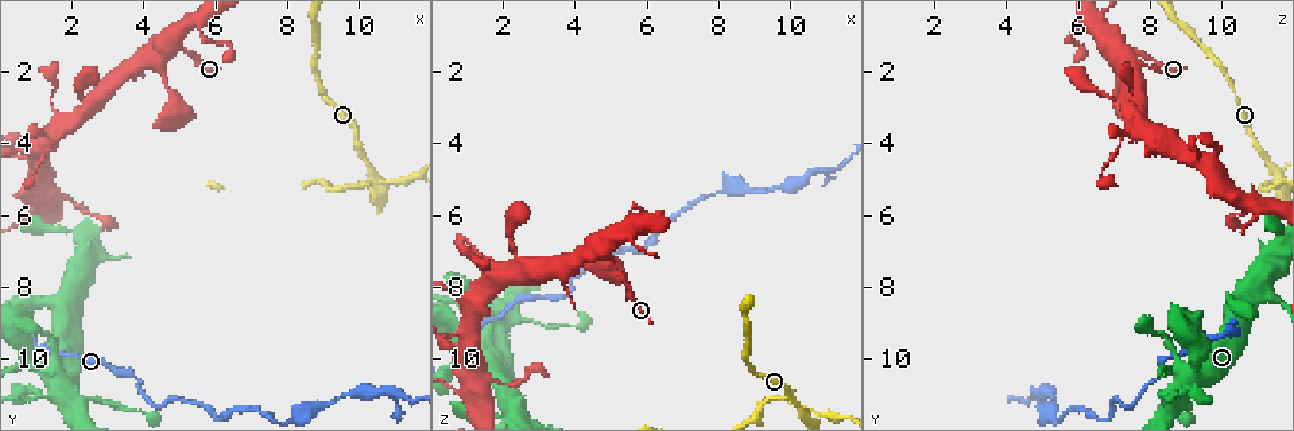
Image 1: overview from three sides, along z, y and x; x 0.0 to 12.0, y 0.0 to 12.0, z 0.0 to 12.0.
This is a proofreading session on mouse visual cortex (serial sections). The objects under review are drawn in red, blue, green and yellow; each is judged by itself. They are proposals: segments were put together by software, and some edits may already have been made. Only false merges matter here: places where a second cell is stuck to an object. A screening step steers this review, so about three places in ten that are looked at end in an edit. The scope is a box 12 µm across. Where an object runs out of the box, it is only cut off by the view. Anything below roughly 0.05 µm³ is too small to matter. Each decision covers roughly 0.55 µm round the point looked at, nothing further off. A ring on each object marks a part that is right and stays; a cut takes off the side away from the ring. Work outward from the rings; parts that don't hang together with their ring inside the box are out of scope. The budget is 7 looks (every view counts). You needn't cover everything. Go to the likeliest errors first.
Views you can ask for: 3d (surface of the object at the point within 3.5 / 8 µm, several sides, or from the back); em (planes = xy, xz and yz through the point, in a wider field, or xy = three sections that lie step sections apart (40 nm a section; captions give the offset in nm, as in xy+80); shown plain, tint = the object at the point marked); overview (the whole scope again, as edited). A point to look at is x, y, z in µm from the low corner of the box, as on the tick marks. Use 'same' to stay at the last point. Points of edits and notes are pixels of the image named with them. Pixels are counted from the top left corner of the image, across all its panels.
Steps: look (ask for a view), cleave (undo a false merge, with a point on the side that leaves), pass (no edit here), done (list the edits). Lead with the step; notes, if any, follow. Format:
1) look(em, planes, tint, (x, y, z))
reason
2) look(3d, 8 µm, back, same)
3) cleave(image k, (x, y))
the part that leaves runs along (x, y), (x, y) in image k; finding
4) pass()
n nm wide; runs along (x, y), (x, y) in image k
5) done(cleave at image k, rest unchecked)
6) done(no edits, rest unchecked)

look(3d, 3.5 µm, (1.1, 11.0, 8.6))
thin neck

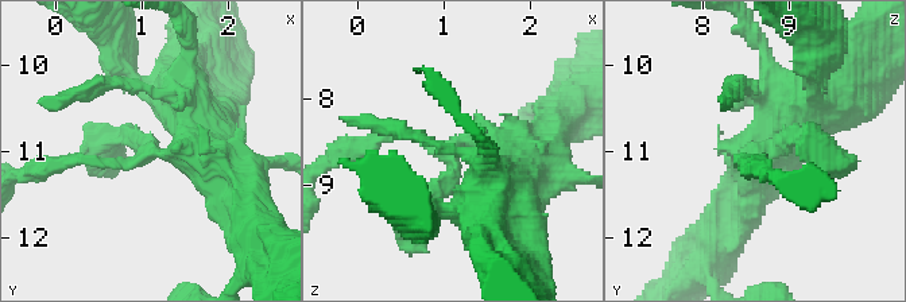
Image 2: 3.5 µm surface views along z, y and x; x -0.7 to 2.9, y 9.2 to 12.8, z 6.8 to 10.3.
pass()
3 arms; arms of 150, 200, 600 nm; runs along (783, 135), (746, 153), (819, 147) in image 2; all the same cell

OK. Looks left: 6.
look(3d, 8 µm, (10.4, 5.1, 11.4))
sharp bend

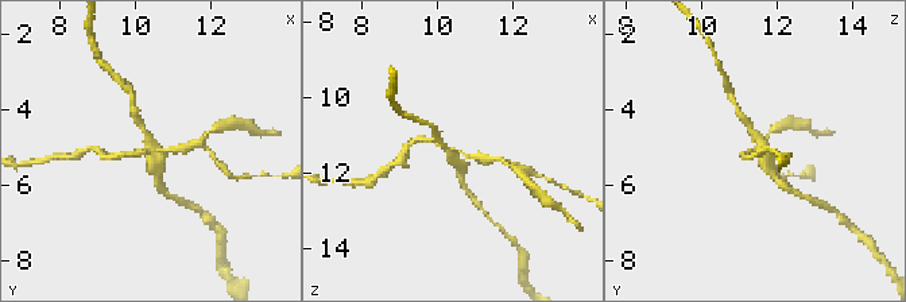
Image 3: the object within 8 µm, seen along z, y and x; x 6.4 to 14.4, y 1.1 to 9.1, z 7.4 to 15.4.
look(3d, 3.5 µm, (10.5, 5.1, 11.3))

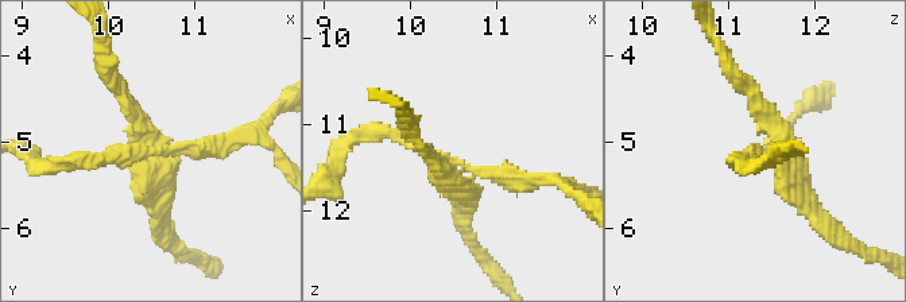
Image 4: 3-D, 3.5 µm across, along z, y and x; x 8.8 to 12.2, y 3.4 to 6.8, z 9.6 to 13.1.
look(em, planes, tint, (10.45, 5.15, 11.35))

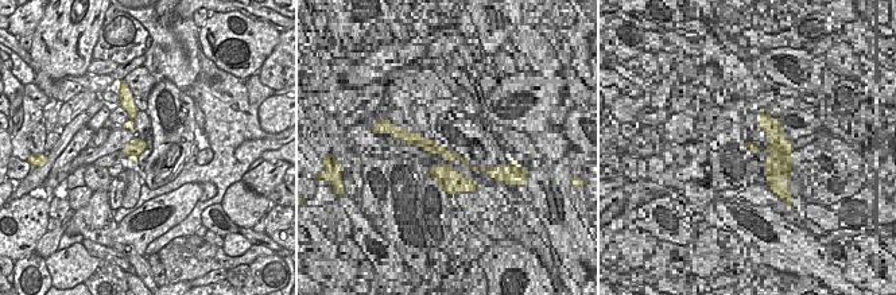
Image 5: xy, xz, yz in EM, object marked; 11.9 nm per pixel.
cleave(image 4, (219, 153))
the part that leaves runs along (150, 155), (42, 163) in image 4; two cells meet here

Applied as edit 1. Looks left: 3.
look(3d, 8 µm, (11.3, 11.1, 4.6))

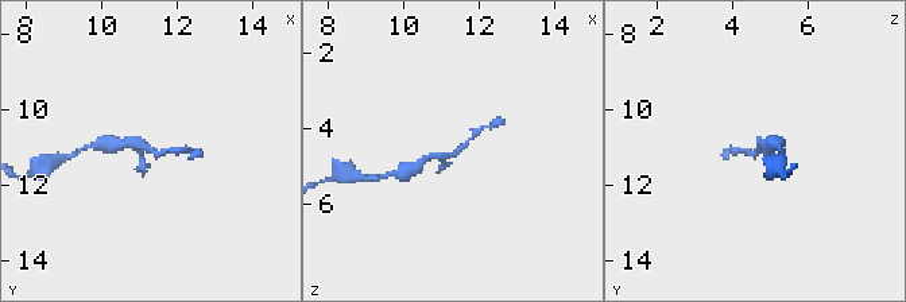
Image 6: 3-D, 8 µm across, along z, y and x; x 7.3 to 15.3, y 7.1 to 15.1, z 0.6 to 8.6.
look(3d, 3.5 µm, (11.3, 11.1, 4.7))
zoom in

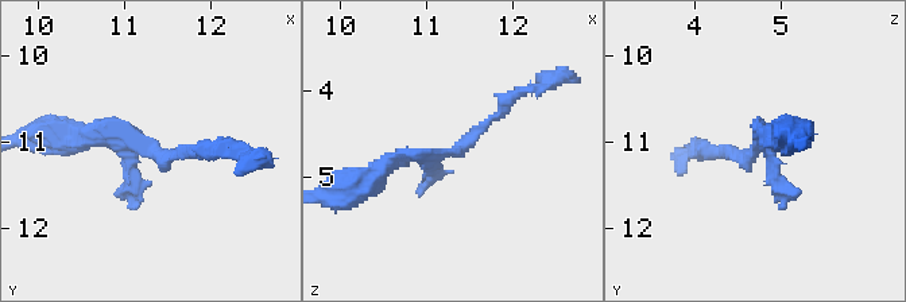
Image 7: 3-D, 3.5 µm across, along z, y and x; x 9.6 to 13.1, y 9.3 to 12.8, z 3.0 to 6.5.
look(em, xy, step 5, tint, (11.30, 11.05, 4.70))

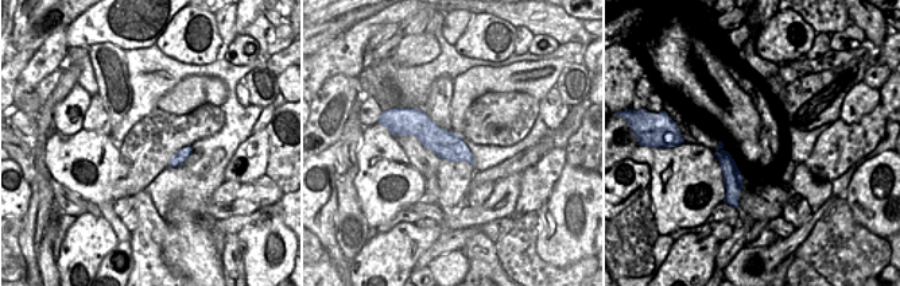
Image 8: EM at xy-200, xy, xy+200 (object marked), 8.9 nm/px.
pass()
runs along (396, 131), (423, 128), (469, 158) in image 8; continuous, no second cell

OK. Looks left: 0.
done(cleave at image 4, rest unchecked)

